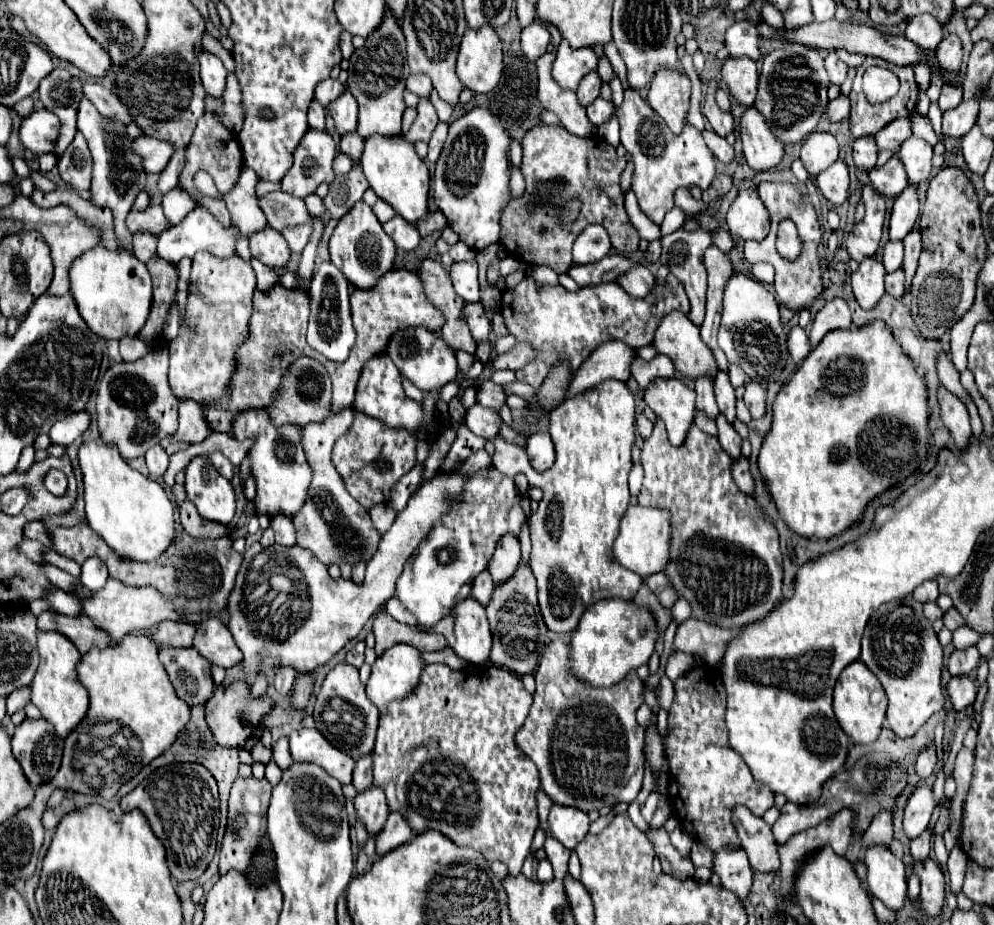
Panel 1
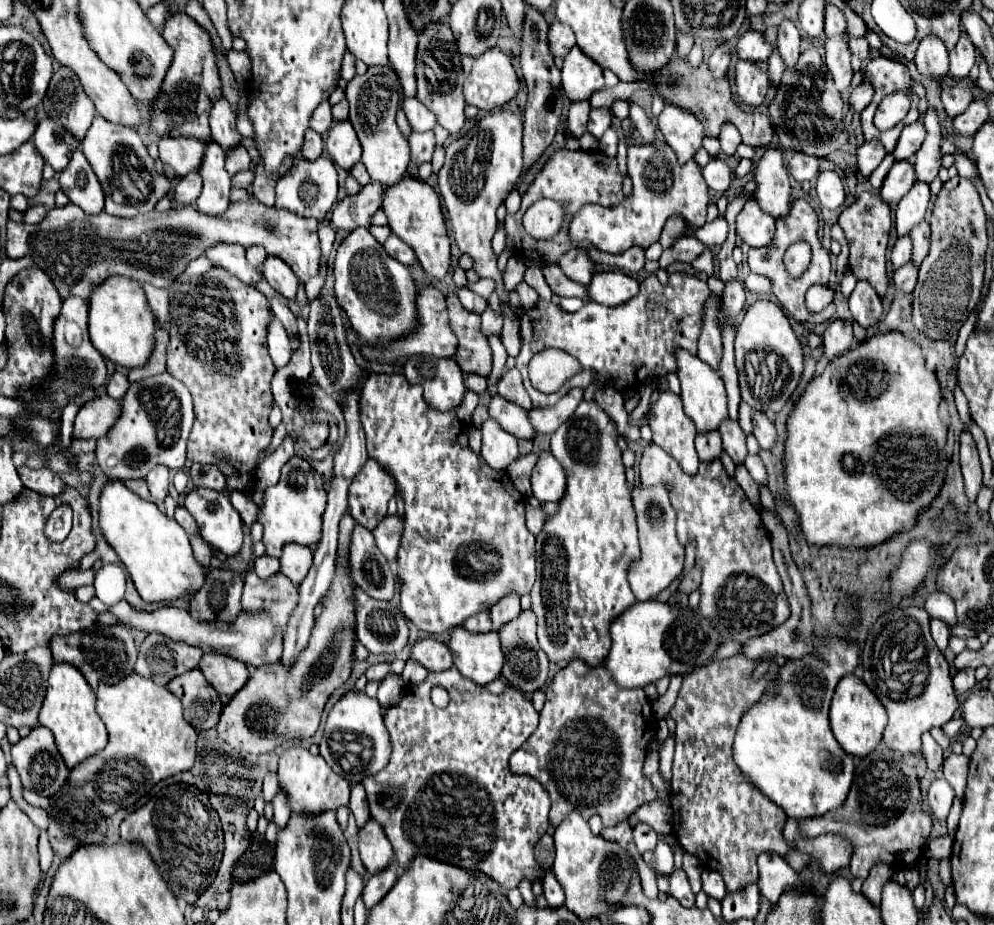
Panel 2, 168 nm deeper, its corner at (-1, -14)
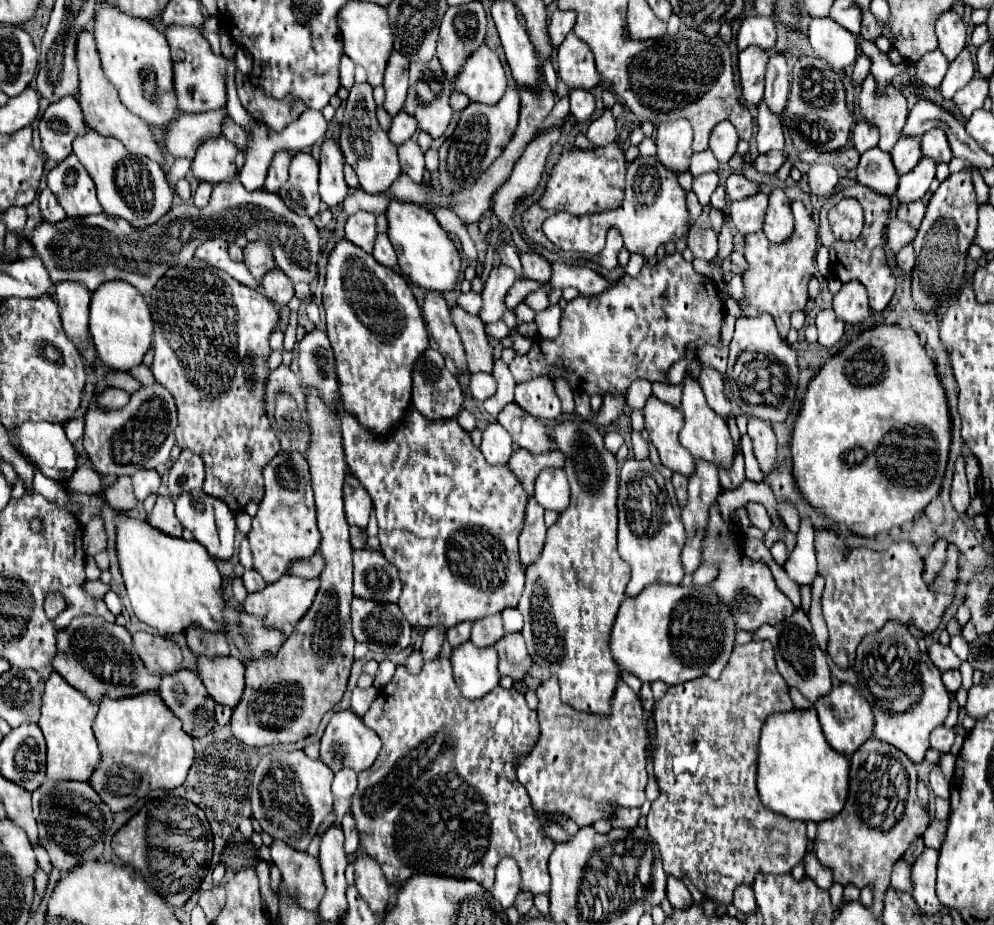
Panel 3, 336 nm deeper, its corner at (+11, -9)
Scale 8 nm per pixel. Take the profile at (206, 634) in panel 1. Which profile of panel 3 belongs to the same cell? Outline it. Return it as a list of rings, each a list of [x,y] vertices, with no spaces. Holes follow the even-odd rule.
[[[220,658],[220,662],[198,662],[198,676],[208,694],[228,708],[236,708],[244,694],[244,664],[238,658]]]

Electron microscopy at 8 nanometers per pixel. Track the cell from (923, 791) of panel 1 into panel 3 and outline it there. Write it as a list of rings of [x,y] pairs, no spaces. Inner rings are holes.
[[[934,766],[932,772],[930,772],[930,788],[940,798],[948,798],[950,796],[950,782],[944,778],[940,766]]]

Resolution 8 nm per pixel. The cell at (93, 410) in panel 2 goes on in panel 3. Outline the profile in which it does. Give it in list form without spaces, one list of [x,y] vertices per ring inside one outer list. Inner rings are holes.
[[[108,388],[98,396],[98,400],[102,406],[108,404],[108,408],[122,408],[128,404],[130,394],[126,390],[120,390],[120,388]]]

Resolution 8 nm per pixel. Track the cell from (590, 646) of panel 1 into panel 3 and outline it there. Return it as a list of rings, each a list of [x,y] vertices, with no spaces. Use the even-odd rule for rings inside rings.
[[[656,582],[644,588],[636,598],[622,602],[612,628],[610,650],[618,666],[636,674],[642,682],[662,680],[674,686],[698,676],[716,680],[732,654],[734,640],[736,622],[732,612],[716,598],[710,586]]]

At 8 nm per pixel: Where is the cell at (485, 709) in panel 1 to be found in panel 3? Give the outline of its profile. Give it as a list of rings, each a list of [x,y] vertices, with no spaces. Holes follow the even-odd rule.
[[[436,658],[436,660],[424,662],[424,666],[418,674],[410,674],[402,664],[398,664],[394,678],[390,680],[388,686],[384,686],[378,692],[378,698],[372,702],[370,710],[362,718],[362,722],[368,728],[372,728],[378,734],[378,738],[382,740],[382,750],[380,750],[374,766],[368,768],[366,772],[358,774],[358,788],[356,788],[354,798],[352,798],[350,812],[356,820],[356,830],[360,834],[360,850],[366,852],[370,858],[374,858],[382,866],[382,872],[384,872],[388,884],[392,884],[392,886],[402,886],[410,876],[420,874],[420,872],[428,872],[428,874],[442,874],[448,878],[476,880],[486,890],[492,890],[492,886],[494,886],[494,870],[496,870],[496,864],[500,862],[500,858],[510,856],[516,860],[516,864],[520,868],[520,890],[530,892],[530,894],[548,894],[548,886],[550,886],[550,882],[548,882],[548,858],[554,850],[554,842],[550,838],[546,838],[544,826],[552,822],[552,814],[538,814],[532,808],[532,804],[528,802],[528,794],[524,792],[520,782],[516,782],[516,766],[518,766],[520,756],[528,754],[530,748],[534,748],[538,738],[540,738],[538,716],[534,710],[528,708],[524,696],[514,688],[504,690],[502,686],[498,686],[496,690],[492,690],[490,694],[486,694],[480,700],[464,698],[456,686],[454,678],[452,678],[450,666],[452,664],[448,658]]]

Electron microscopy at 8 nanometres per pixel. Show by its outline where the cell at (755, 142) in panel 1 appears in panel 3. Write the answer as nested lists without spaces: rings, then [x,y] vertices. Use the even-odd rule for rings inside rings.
[[[774,190],[770,194],[770,204],[768,204],[768,214],[764,220],[764,234],[768,236],[770,242],[782,244],[786,242],[794,232],[794,218],[790,212],[790,202],[782,190]]]

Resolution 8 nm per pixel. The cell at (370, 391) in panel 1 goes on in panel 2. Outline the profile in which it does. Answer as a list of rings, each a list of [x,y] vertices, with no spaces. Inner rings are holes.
[[[372,373],[360,391],[360,421],[366,433],[366,449],[368,455],[378,459],[396,479],[398,491],[404,495],[406,507],[404,507],[404,517],[406,517],[406,529],[404,529],[404,539],[402,539],[402,547],[398,551],[398,581],[400,581],[400,609],[402,613],[422,631],[426,633],[446,633],[452,627],[462,625],[468,617],[480,613],[482,609],[490,609],[492,603],[496,603],[496,599],[504,597],[506,593],[530,593],[534,581],[536,581],[536,551],[534,551],[534,535],[528,531],[526,523],[524,523],[524,497],[522,493],[512,485],[510,477],[506,471],[496,471],[492,467],[488,467],[484,463],[484,459],[480,455],[476,455],[470,447],[468,447],[468,435],[464,425],[458,421],[454,411],[442,413],[436,411],[432,407],[428,407],[422,399],[422,391],[418,385],[410,385],[402,373]]]

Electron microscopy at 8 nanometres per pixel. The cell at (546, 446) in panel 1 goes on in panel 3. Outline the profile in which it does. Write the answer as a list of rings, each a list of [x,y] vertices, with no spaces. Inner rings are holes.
[[[558,468],[542,470],[542,474],[536,480],[534,498],[546,510],[564,512],[570,504],[570,484],[566,474]]]

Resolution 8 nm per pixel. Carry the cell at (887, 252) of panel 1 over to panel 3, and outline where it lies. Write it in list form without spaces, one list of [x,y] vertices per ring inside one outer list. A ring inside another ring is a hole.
[[[892,218],[888,224],[888,248],[892,252],[898,252],[902,246],[906,246],[908,242],[912,242],[916,238],[916,228],[910,226],[908,222],[900,222],[898,218]]]

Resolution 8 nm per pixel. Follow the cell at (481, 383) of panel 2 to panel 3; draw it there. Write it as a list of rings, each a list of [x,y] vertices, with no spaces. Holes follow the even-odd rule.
[[[472,374],[470,376],[470,392],[474,400],[484,402],[496,392],[496,380],[490,374]]]

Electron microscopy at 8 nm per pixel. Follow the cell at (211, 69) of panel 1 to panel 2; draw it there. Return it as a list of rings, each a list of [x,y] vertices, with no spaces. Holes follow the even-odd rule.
[[[224,95],[212,103],[210,129],[212,129],[212,139],[220,143],[224,151],[236,147],[242,141],[242,137],[236,131],[236,113],[232,111],[232,105]]]

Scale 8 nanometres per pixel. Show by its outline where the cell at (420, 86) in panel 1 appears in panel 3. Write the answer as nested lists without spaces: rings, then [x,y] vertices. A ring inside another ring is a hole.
[[[400,112],[394,120],[392,120],[392,126],[390,126],[390,132],[388,132],[388,138],[392,144],[400,146],[404,144],[408,138],[412,138],[416,134],[418,126],[416,126],[416,120],[406,114],[406,112]]]

